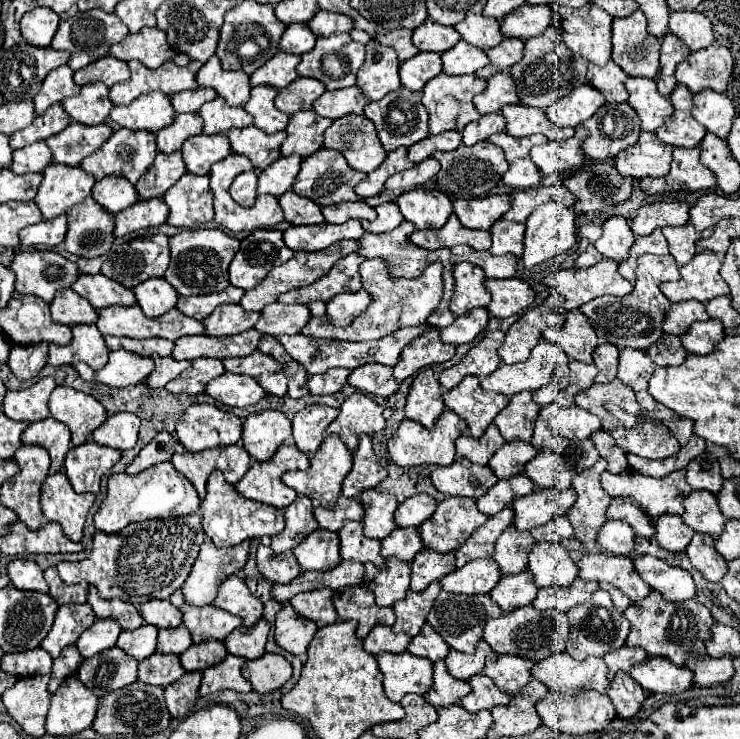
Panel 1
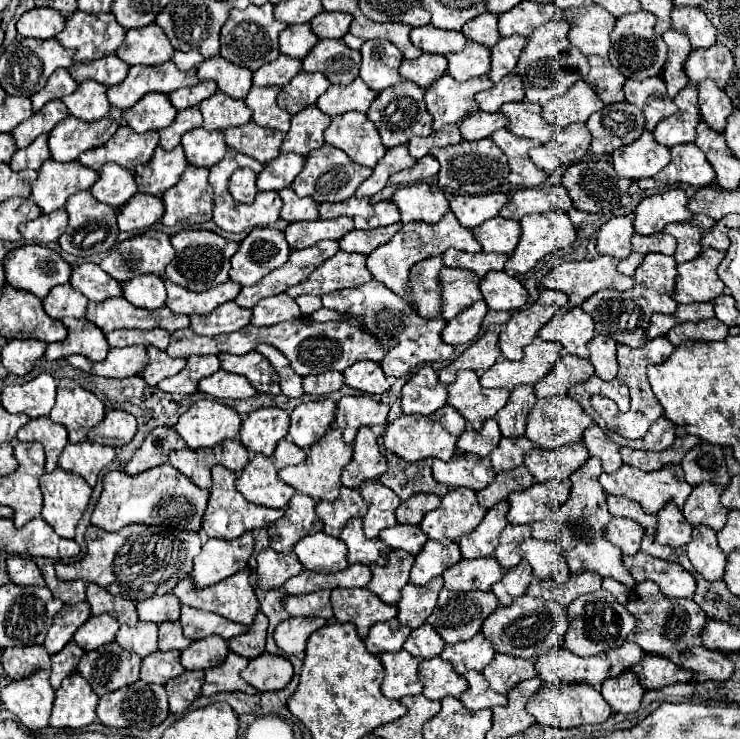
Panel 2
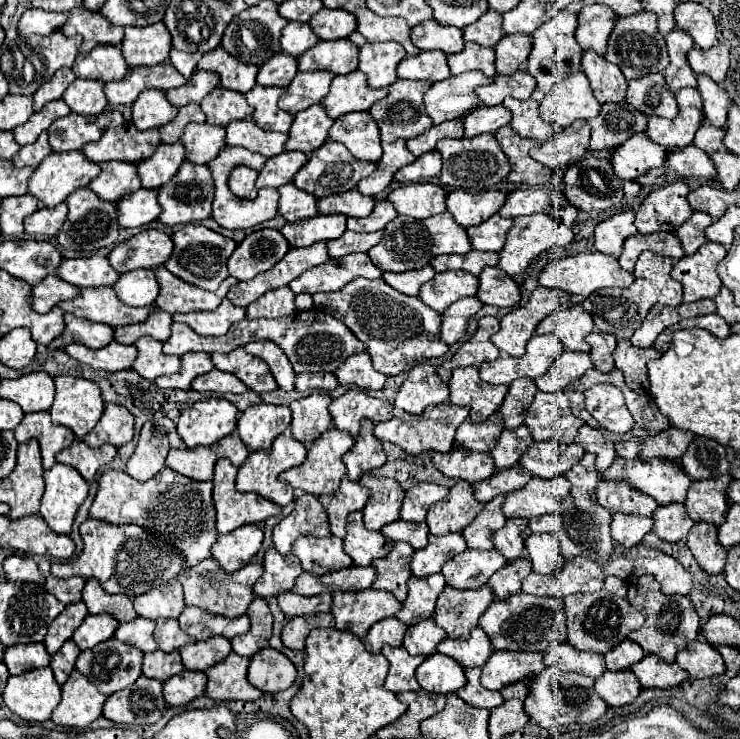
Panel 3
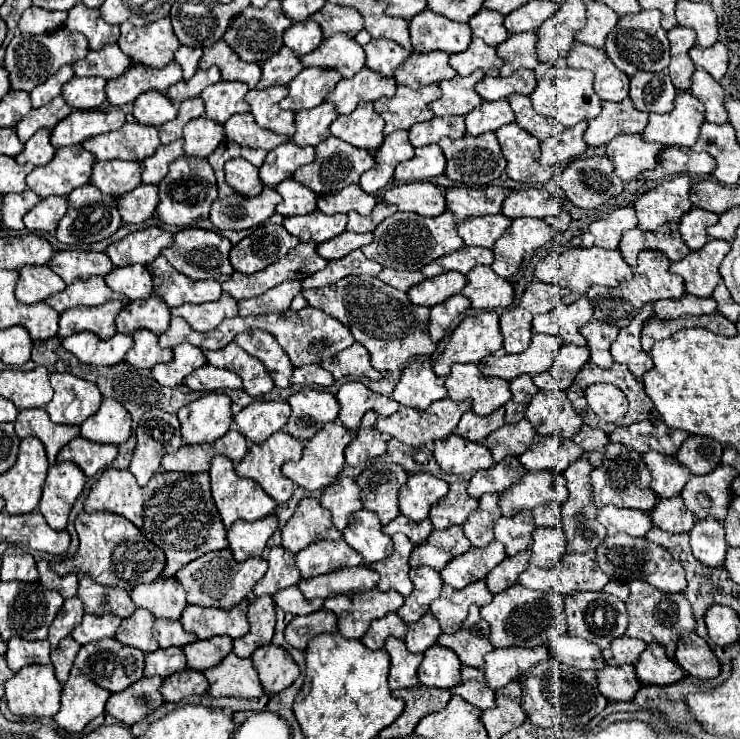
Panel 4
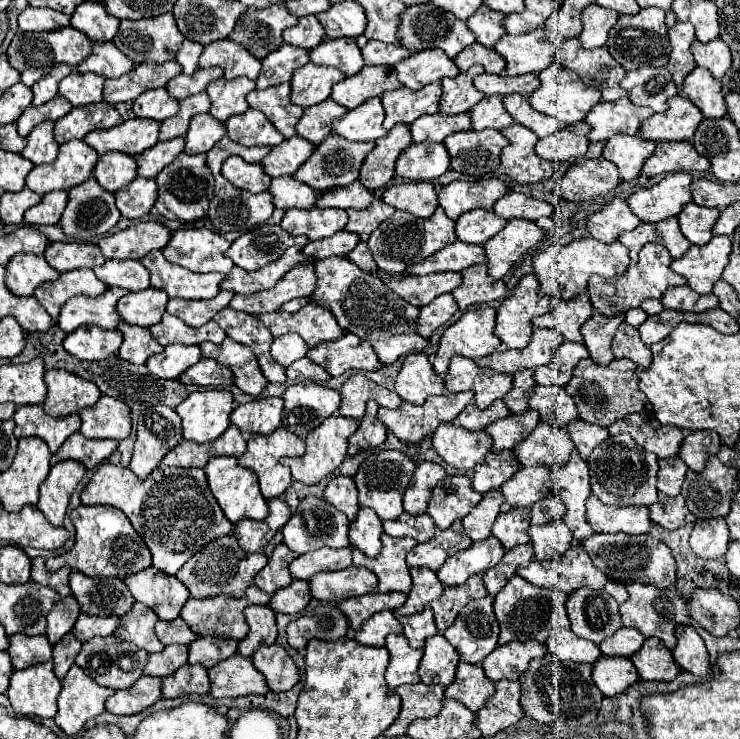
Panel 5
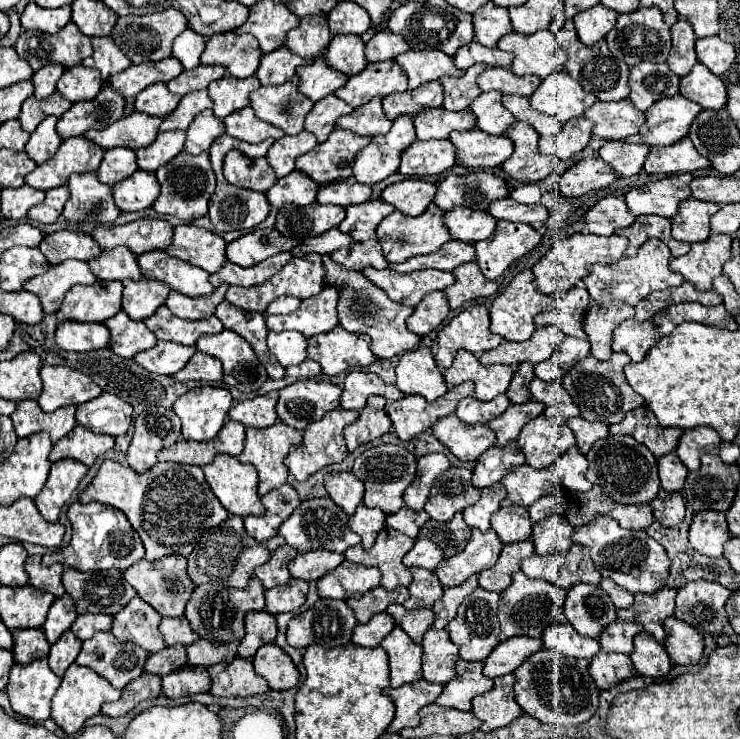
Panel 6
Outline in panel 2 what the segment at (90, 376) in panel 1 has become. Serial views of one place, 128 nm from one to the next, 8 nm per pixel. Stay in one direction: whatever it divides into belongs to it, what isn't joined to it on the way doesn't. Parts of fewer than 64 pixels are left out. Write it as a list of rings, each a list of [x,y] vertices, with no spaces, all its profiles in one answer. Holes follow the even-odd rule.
[[[126,346],[126,348],[110,348],[108,356],[102,362],[92,362],[80,354],[72,354],[68,362],[96,376],[128,378],[128,376],[136,376],[140,368],[144,368],[144,364],[148,362],[148,356],[144,346]]]

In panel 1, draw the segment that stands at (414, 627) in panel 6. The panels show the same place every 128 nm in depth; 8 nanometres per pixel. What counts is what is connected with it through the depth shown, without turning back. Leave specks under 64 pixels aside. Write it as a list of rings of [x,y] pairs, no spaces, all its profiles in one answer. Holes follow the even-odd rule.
[[[424,624],[424,628],[420,630],[420,634],[416,634],[412,638],[412,642],[408,644],[408,652],[414,654],[414,656],[428,658],[428,660],[436,662],[436,660],[444,660],[446,654],[450,652],[450,648],[442,640],[442,636],[432,630],[430,624]]]

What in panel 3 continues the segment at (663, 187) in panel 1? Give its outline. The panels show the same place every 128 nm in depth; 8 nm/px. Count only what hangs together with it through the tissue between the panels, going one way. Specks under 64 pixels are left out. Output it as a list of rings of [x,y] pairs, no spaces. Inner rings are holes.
[[[694,144],[670,150],[664,166],[648,170],[646,176],[638,178],[638,182],[666,186],[666,184],[682,180],[682,178],[698,178],[698,180],[716,178],[716,168],[714,168],[712,160],[706,156],[706,152],[696,148]]]

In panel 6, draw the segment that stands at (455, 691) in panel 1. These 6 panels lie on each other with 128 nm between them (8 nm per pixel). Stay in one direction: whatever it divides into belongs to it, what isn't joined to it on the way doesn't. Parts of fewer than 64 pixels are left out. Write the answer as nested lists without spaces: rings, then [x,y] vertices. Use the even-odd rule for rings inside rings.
[[[430,628],[424,634],[422,648],[424,648],[424,654],[422,654],[424,678],[436,684],[450,682],[460,656],[458,656],[458,648],[448,638],[448,630]]]

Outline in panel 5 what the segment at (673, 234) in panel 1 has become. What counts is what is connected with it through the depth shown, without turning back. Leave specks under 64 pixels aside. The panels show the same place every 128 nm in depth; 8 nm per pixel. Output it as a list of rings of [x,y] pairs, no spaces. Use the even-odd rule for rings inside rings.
[[[688,202],[682,212],[676,216],[680,224],[680,232],[696,246],[708,244],[712,238],[712,226],[718,220],[718,210],[716,208],[704,208],[694,202]]]

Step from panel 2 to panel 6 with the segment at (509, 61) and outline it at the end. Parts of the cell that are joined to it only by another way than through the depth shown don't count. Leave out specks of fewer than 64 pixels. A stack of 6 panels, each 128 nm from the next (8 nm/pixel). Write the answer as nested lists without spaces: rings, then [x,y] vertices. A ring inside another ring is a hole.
[[[540,30],[530,36],[510,32],[498,40],[498,48],[516,56],[512,62],[512,72],[516,72],[516,76],[534,74],[546,78],[566,62],[566,52],[556,44],[550,30]]]

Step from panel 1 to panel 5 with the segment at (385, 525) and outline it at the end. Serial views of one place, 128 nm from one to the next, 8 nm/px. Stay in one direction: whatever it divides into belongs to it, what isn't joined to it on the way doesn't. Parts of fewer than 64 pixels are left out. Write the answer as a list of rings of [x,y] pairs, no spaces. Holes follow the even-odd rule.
[[[382,450],[382,452],[368,456],[360,464],[360,468],[354,476],[354,482],[360,492],[360,496],[358,496],[360,506],[372,508],[382,520],[396,520],[404,512],[402,510],[402,496],[410,484],[414,470],[416,470],[416,464],[400,450]]]

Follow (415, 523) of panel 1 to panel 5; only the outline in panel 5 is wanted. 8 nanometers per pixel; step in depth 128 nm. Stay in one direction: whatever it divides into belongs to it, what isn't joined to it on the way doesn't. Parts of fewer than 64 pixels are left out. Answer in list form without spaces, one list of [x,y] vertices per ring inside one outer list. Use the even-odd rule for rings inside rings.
[[[420,462],[406,492],[404,492],[404,510],[408,514],[424,514],[428,508],[428,500],[432,496],[432,488],[446,478],[446,470],[436,462]]]

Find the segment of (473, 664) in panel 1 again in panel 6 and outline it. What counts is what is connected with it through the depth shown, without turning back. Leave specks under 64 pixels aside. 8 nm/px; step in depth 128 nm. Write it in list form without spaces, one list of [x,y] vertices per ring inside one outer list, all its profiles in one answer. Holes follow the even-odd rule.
[[[476,588],[472,594],[468,594],[464,598],[464,602],[458,608],[456,618],[448,624],[450,640],[458,646],[462,660],[472,660],[472,662],[478,660],[478,662],[484,662],[486,656],[500,642],[498,640],[500,624],[498,624],[498,616],[496,616],[498,614],[498,600],[500,600],[500,594],[488,592],[488,590],[482,590],[482,588]]]

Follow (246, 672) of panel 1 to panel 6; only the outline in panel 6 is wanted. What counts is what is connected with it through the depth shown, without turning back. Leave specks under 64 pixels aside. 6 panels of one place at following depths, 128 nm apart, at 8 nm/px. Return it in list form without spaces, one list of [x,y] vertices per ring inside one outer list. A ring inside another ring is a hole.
[[[264,644],[252,658],[254,670],[268,682],[272,690],[288,690],[298,684],[298,670],[290,656],[276,644]]]

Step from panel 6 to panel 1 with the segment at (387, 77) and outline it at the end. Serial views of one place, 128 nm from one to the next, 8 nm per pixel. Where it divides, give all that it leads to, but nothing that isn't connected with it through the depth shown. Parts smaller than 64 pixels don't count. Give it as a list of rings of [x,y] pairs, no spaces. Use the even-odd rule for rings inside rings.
[[[350,86],[346,90],[332,90],[332,92],[326,90],[314,102],[314,110],[320,116],[336,120],[346,114],[362,114],[366,104],[368,104],[368,98],[364,96],[364,92],[358,86]]]

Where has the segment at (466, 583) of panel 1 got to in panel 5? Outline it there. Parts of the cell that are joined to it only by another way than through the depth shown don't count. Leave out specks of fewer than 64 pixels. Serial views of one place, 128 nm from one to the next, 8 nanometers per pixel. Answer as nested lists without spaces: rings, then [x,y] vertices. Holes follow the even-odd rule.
[[[490,536],[488,540],[472,542],[472,546],[464,552],[450,556],[436,574],[444,586],[460,586],[472,574],[482,574],[488,568],[496,566],[502,560],[504,552],[506,550],[500,544],[500,540]]]

